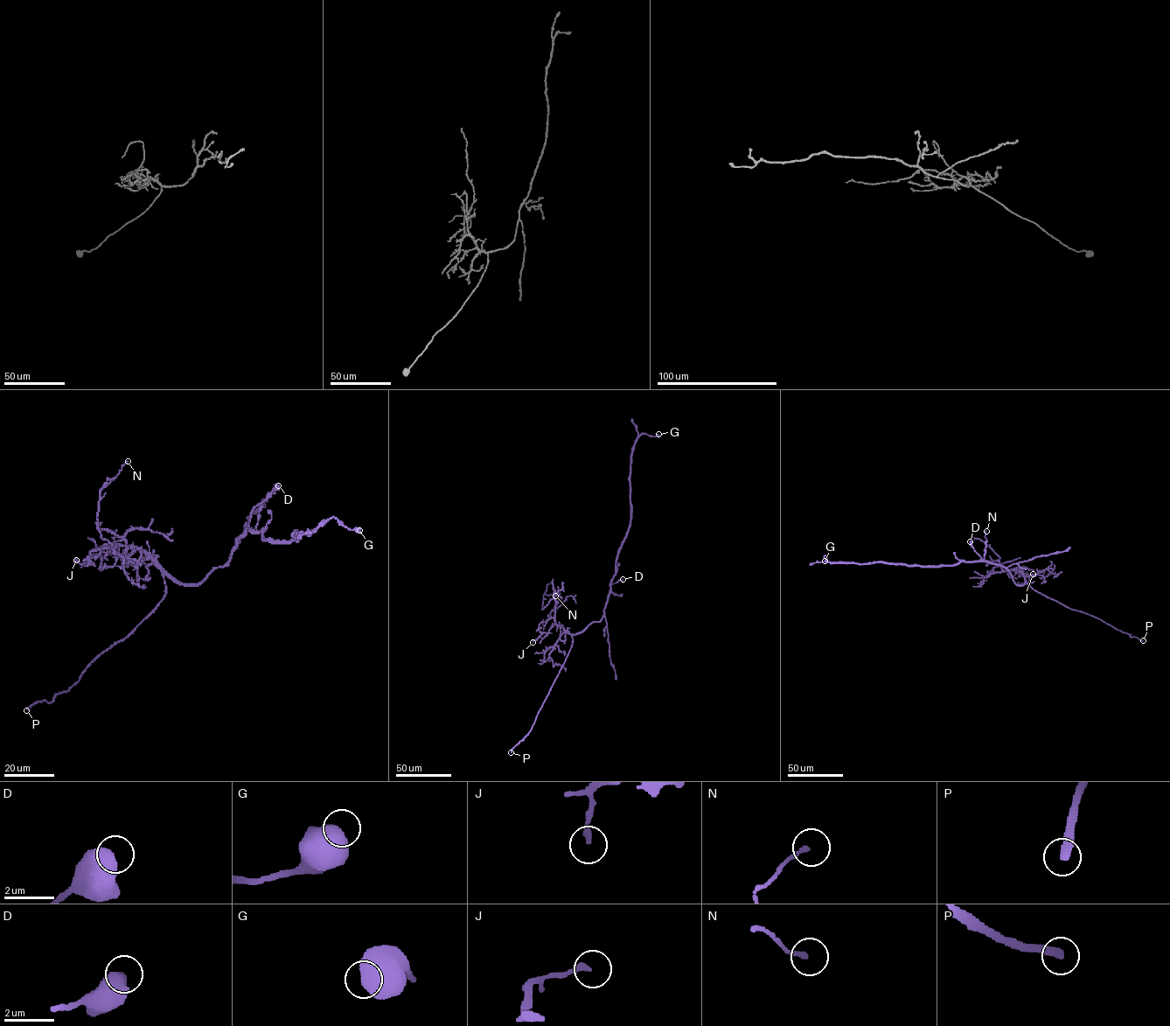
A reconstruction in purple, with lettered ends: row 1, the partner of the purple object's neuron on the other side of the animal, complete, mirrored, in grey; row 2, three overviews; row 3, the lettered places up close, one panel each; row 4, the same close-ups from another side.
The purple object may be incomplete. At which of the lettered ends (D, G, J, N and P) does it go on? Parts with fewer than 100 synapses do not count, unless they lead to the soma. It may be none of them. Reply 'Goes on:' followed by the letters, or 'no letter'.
Goes on: P

